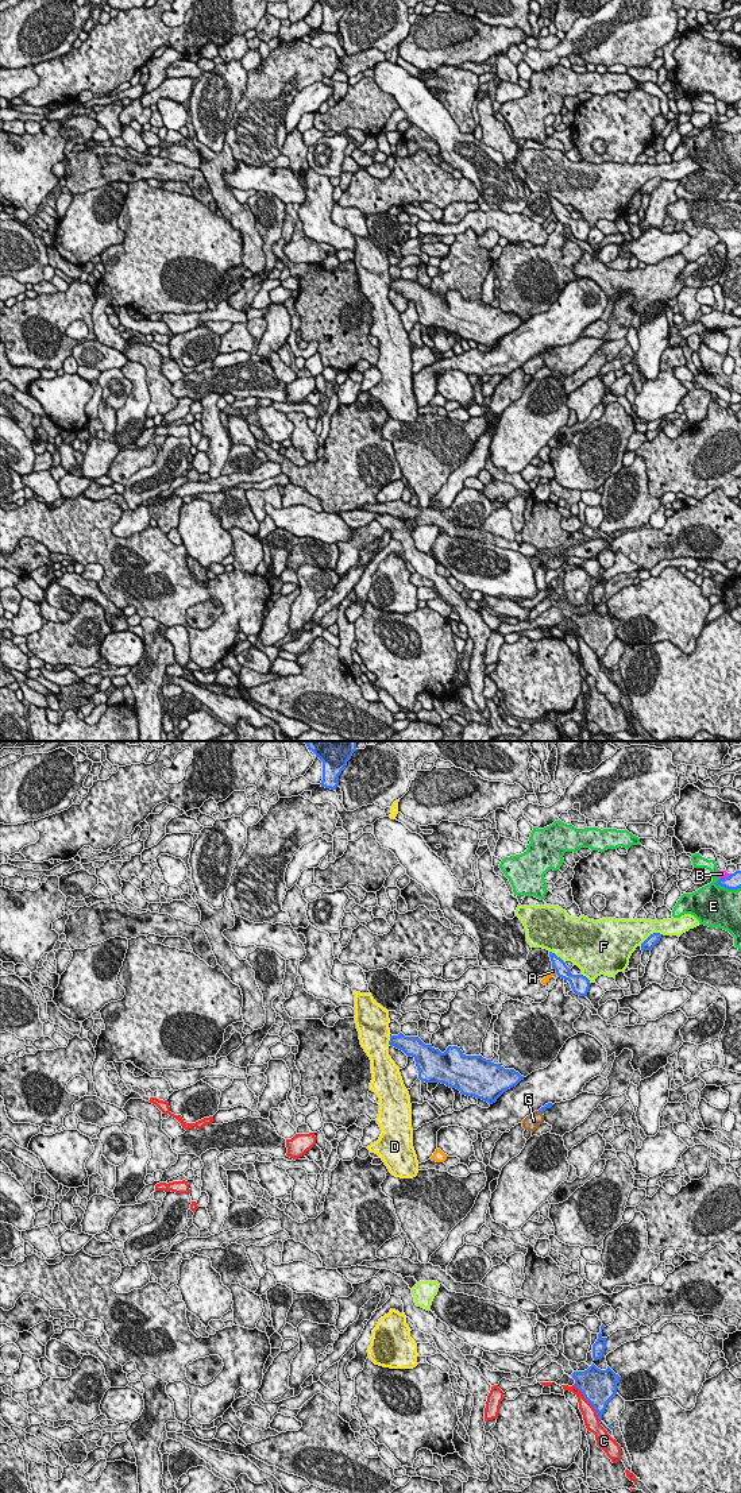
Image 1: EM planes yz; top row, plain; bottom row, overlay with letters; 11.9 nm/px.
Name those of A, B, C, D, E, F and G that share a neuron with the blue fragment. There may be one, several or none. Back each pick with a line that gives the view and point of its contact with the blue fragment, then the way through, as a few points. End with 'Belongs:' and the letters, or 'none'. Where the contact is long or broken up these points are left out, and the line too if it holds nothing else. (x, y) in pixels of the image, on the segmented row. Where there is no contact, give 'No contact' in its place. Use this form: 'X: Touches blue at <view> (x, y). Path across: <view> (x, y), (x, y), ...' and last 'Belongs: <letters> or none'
Belongs: none

